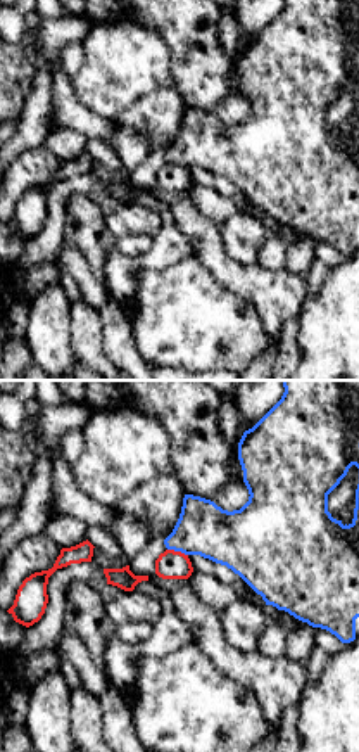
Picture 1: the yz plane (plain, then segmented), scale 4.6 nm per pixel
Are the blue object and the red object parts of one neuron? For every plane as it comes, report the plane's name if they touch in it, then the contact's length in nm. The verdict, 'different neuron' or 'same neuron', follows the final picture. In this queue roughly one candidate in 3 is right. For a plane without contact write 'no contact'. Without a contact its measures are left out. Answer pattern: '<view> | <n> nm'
yz | 100 nm

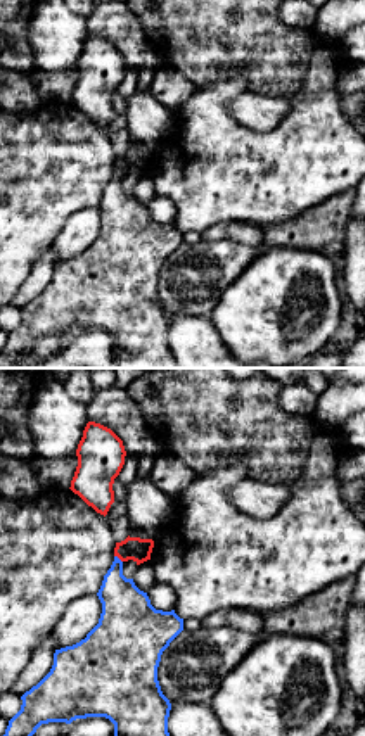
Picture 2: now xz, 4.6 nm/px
xz | 50 nm

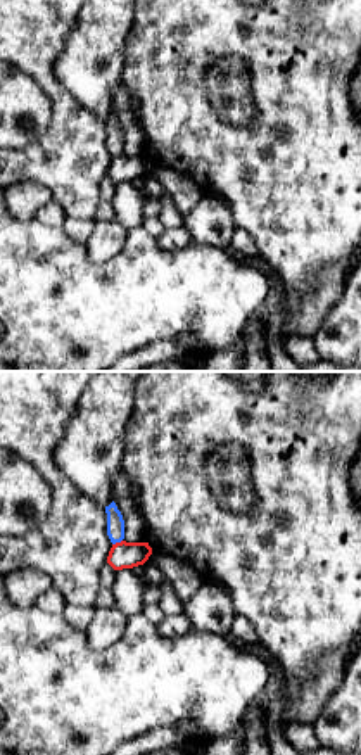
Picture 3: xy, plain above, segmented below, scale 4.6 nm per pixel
xy | 50 nm

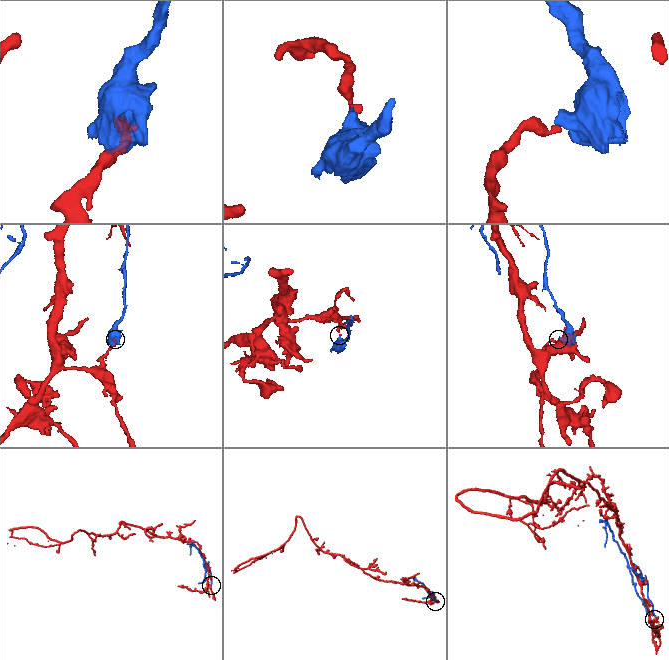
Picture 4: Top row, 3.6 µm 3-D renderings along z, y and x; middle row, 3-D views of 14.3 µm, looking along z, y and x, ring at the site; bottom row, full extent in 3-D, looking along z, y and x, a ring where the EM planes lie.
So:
different neuron

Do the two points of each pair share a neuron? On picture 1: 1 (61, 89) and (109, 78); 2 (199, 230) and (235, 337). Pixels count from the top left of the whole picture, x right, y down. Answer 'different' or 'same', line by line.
1: different
2: different

